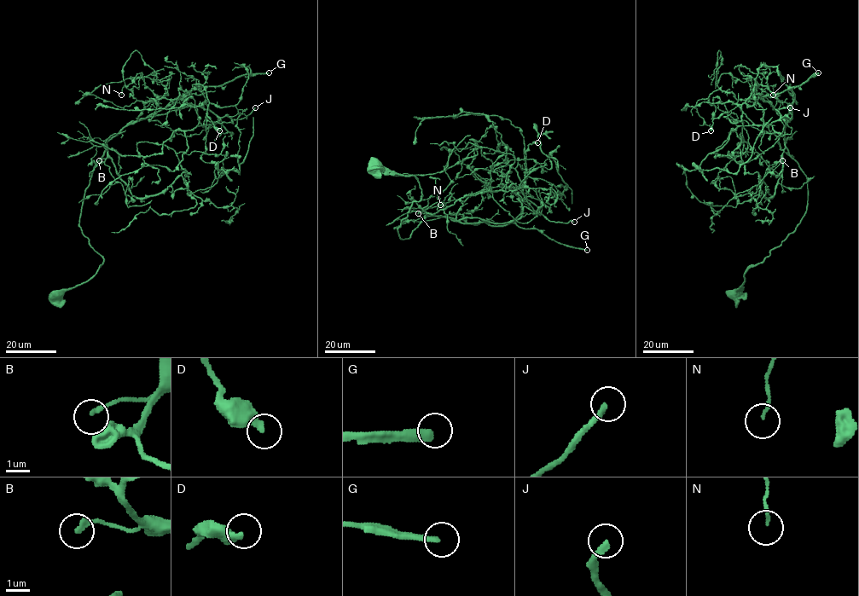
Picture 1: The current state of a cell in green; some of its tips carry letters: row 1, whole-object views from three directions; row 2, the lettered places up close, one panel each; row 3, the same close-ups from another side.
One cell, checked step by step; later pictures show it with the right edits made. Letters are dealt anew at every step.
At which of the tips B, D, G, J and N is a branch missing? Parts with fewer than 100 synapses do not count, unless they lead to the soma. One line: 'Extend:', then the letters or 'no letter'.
Extend: J

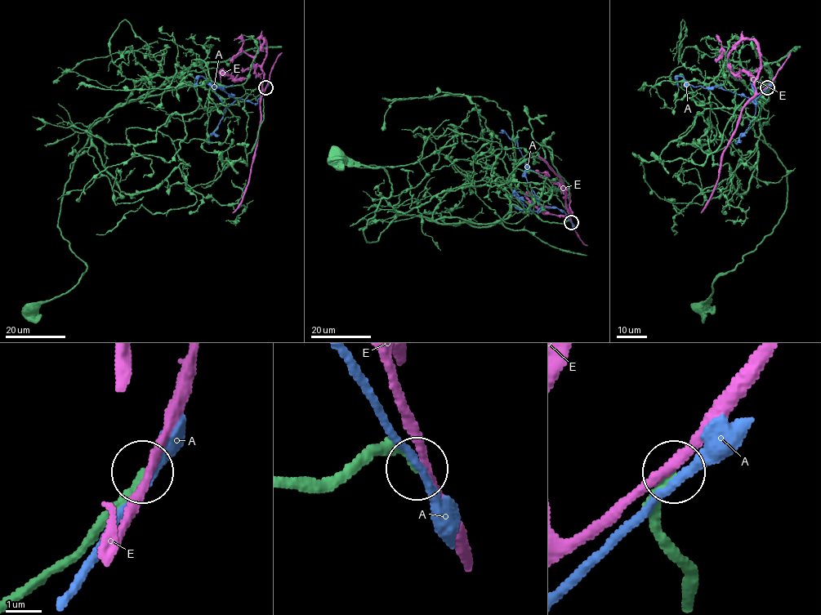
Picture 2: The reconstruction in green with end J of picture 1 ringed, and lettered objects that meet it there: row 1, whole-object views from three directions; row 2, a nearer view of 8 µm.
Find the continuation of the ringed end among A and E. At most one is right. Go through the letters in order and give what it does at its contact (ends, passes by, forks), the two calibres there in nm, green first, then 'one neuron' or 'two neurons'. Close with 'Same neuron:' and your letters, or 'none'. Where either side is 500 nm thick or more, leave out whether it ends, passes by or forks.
A: it passes by; calibres 360 and 200 nm; two neurons
E: it passes by; calibres 280 and 240 nm; two neurons
Same neuron: none

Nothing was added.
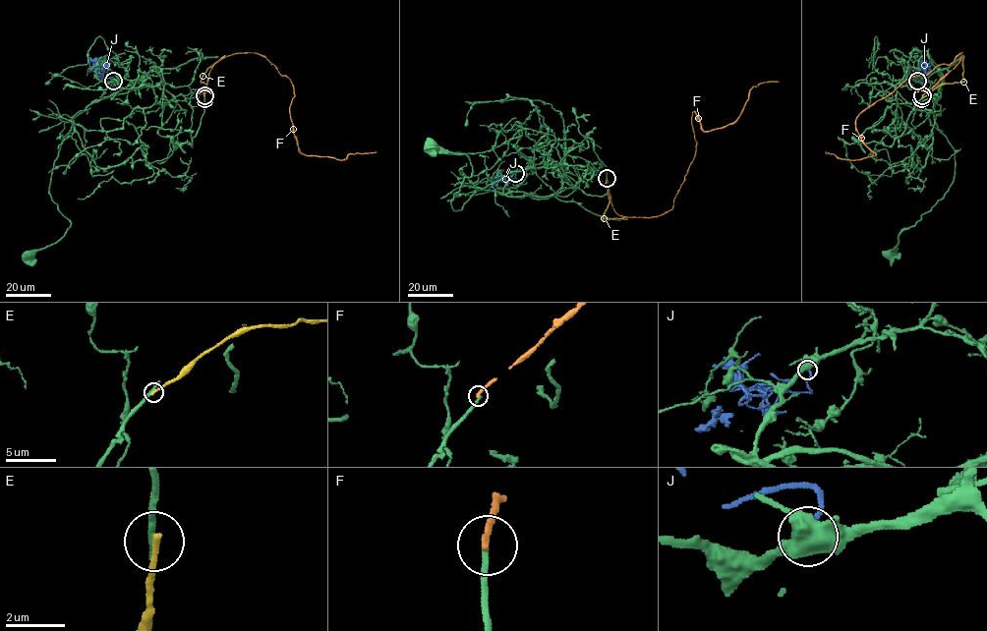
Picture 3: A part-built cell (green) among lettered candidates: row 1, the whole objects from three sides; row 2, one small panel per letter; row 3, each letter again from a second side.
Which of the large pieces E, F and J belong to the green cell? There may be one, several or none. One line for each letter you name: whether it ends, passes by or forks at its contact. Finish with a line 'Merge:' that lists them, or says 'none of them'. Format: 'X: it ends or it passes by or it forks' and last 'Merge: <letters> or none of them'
Merge: none of them

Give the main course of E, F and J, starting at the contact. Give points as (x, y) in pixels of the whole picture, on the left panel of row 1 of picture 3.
E: (204, 98), (207, 84), (201, 81), (203, 74), (225, 55)
F: (204, 96), (217, 61), (261, 54), (293, 86), (290, 115), (302, 153), (343, 160), (377, 152)
J: (113, 81), (114, 78), (106, 79), (107, 73), (103, 75), (102, 66), (96, 61), (107, 56)

